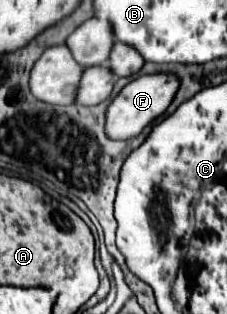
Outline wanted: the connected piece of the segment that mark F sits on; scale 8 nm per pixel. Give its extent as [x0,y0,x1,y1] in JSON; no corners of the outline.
[106,74,178,140]

